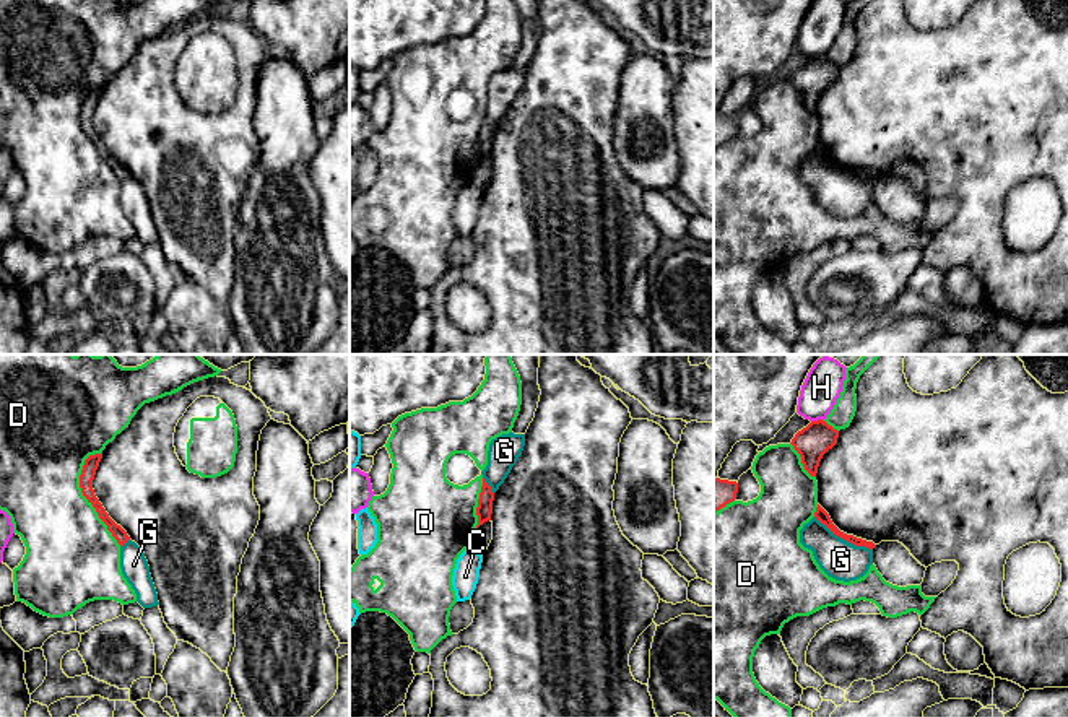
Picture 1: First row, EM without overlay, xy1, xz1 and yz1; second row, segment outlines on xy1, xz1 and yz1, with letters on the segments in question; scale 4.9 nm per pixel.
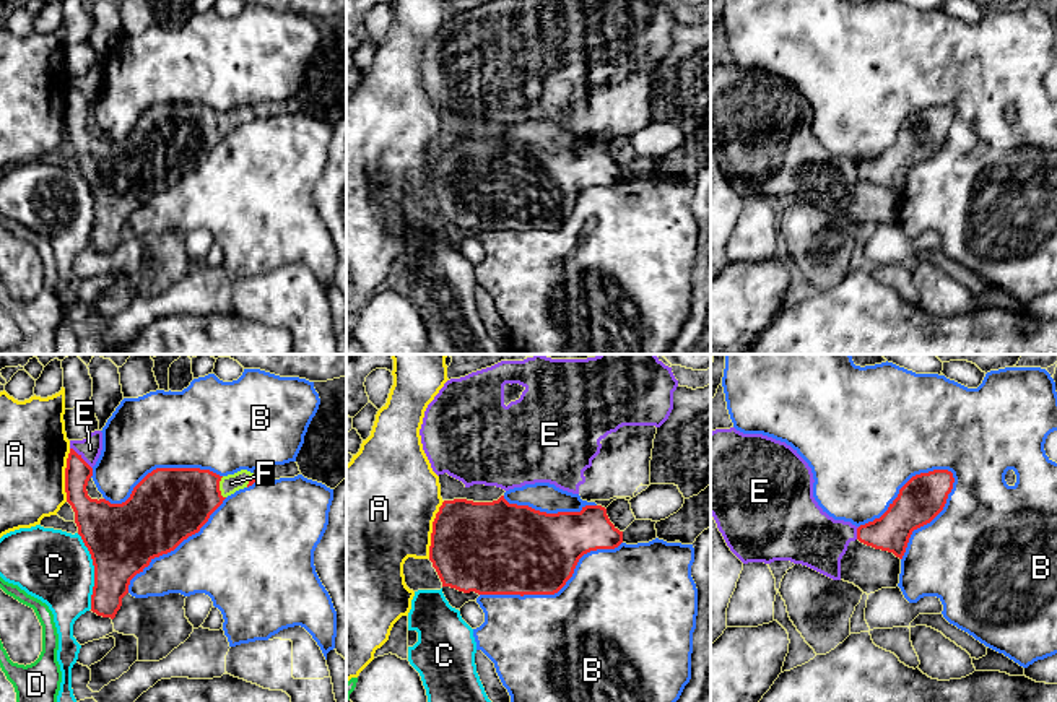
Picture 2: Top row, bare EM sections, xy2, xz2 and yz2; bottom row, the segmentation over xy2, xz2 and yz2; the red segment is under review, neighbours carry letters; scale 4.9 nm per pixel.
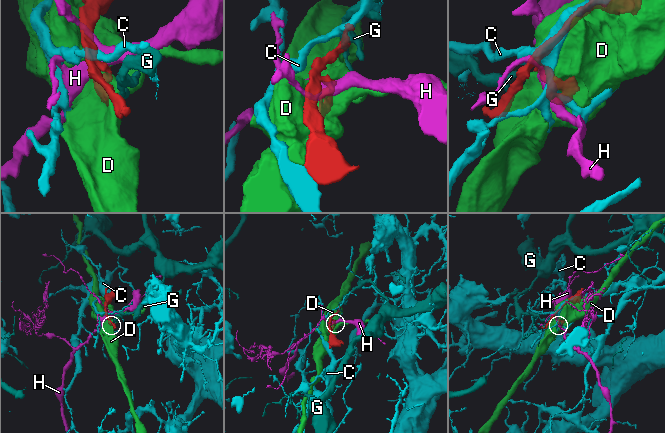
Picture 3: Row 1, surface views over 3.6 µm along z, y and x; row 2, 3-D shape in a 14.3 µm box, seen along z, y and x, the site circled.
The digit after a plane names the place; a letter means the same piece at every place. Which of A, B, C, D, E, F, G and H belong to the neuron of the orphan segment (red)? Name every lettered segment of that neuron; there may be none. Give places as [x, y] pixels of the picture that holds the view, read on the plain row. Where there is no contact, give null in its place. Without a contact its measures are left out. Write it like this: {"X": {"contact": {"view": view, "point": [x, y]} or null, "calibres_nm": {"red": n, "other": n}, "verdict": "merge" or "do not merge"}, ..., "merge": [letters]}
{"A": {"contact": {"view": "xz2", "point": [433, 166]}, "calibres_nm": {"red": 440, "other": 480}, "verdict": "do not merge"}, "B": {"contact": {"view": "yz2", "point": [903, 122]}, "calibres_nm": {"red": 220, "other": 500}, "verdict": "do not merge"}, "C": {"contact": {"view": "xy2", "point": [95, 207]}, "calibres_nm": {"red": 360, "other": 360}, "verdict": "do not merge"}, "D": {"contact": {"view": "xy1", "point": [83, 130]}, "calibres_nm": {"red": 70, "other": 400}, "verdict": "do not merge"}, "E": {"contact": {"view": "xy2", "point": [82, 95]}, "calibres_nm": {"red": 130, "other": 110}, "verdict": "do not merge"}, "F": {"contact": {"view": "xy2", "point": [218, 124]}, "calibres_nm": {"red": 360, "other": 90}, "verdict": "merge"}, "G": {"contact": {"view": "yz1", "point": [844, 174]}, "calibres_nm": {"red": 60, "other": 190}, "verdict": "do not merge"}, "H": {"contact": {"view": "yz1", "point": [818, 56]}, "calibres_nm": {"red": 170, "other": 190}, "verdict": "do not merge"}, "merge": ["F"]}

